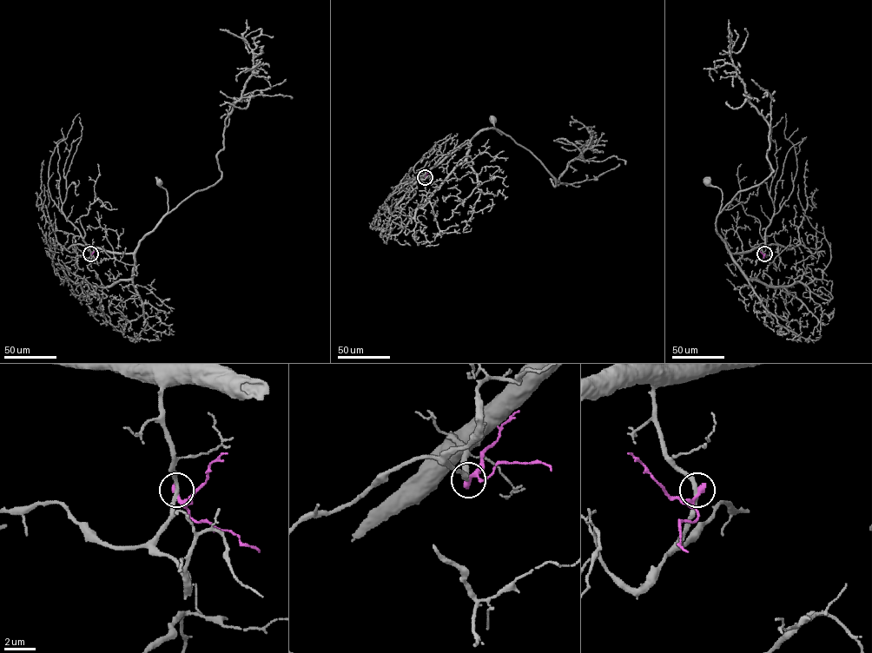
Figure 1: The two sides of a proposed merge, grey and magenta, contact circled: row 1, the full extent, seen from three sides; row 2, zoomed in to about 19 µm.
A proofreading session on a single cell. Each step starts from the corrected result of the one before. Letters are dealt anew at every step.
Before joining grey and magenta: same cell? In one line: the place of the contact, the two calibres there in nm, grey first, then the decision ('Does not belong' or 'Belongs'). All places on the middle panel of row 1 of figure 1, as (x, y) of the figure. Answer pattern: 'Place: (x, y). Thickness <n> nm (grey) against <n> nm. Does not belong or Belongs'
Place: (425, 177). Thickness 240 nm (grey) against 360 nm. Does not belong

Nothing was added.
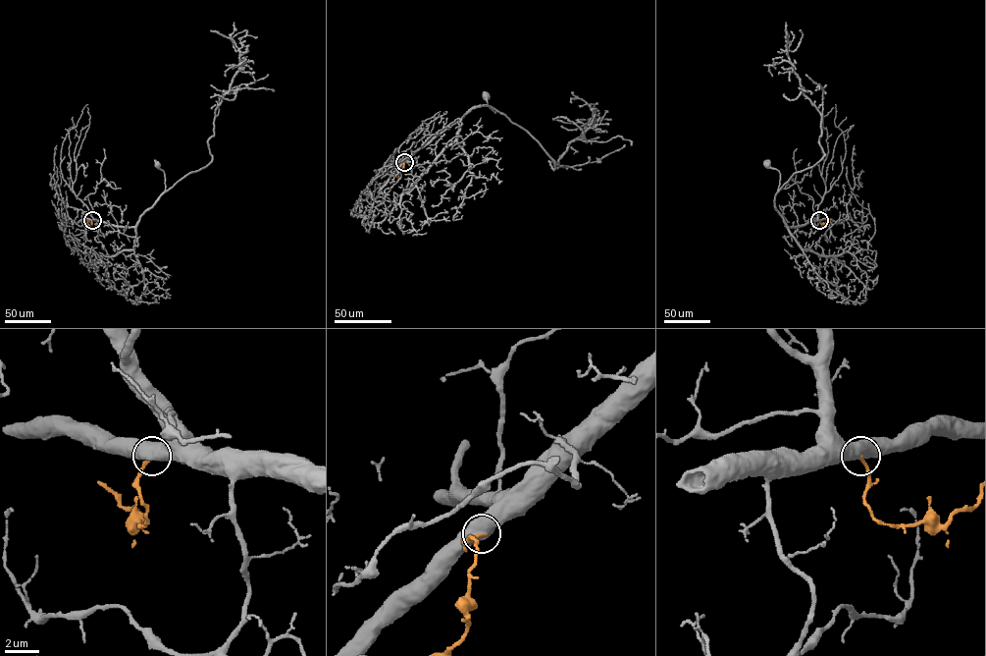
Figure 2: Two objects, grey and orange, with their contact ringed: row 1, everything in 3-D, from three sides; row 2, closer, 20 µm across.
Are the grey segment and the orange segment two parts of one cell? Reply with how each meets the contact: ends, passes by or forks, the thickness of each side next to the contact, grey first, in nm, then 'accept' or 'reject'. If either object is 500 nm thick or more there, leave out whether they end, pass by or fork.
750/200 nm | reject

